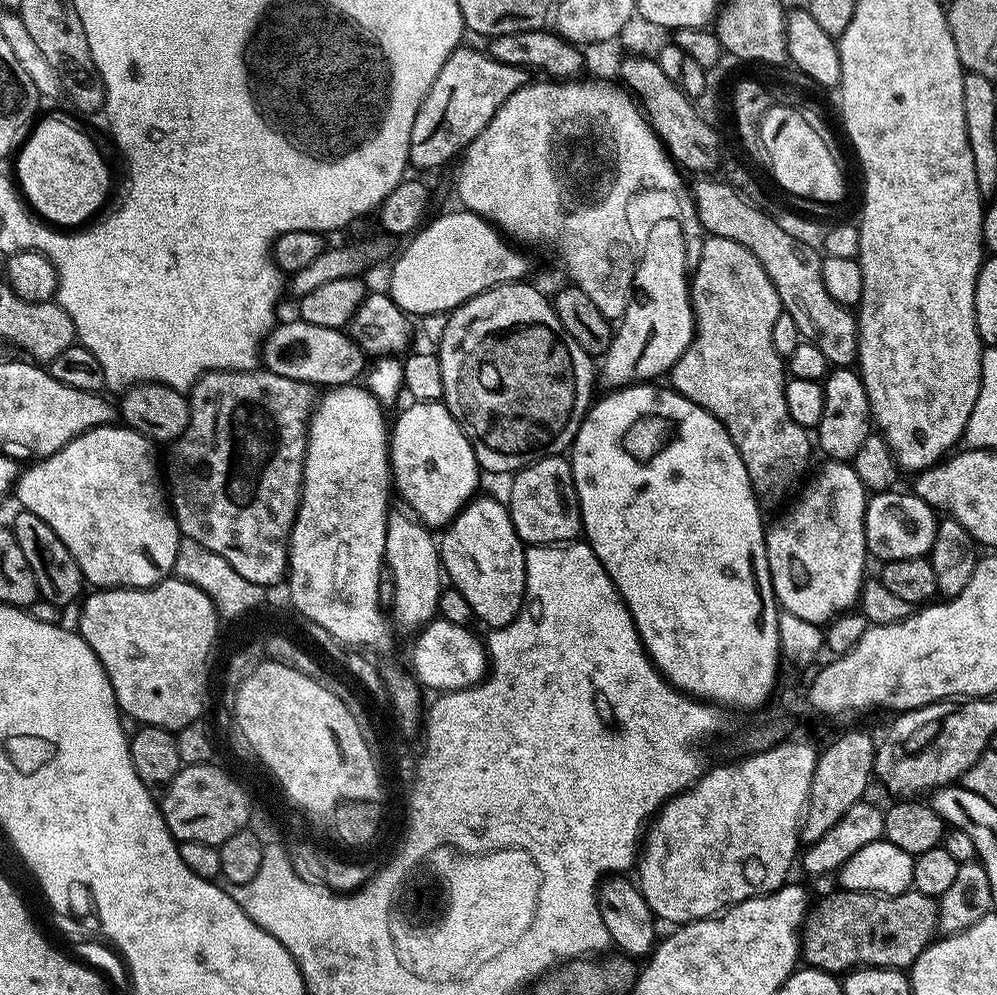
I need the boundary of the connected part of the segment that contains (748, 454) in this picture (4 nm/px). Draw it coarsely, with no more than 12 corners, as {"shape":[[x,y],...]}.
{"shape":[[708,236],[670,387],[724,427],[761,506],[805,479],[778,290]]}

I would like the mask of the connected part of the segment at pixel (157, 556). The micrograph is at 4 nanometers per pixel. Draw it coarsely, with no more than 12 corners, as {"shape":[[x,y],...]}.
{"shape":[[92,428],[14,500],[89,585],[151,588],[181,542],[157,445]]}

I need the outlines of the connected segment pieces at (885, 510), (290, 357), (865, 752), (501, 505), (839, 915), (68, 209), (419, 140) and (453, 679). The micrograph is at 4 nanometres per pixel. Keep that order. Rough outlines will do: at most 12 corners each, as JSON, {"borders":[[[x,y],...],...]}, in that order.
{"borders":[[[913,492],[873,493],[864,515],[881,563],[929,555],[939,517]],[[281,321],[267,371],[318,388],[353,384],[364,352],[343,329]],[[844,732],[816,758],[798,833],[818,842],[865,799],[877,741]],[[477,495],[443,529],[443,575],[473,617],[524,607],[526,545]],[[836,890],[809,907],[800,950],[833,974],[908,970],[938,904]],[[42,120],[15,157],[49,225],[83,225],[108,196],[82,129]],[[457,47],[436,70],[408,163],[455,161],[527,71]],[[437,618],[415,633],[410,671],[436,694],[488,675],[485,641]]]}

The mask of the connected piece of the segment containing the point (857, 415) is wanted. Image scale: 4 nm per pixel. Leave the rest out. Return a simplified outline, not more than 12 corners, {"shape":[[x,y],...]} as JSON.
{"shape":[[836,366],[824,385],[814,440],[828,460],[850,462],[873,435],[864,383]]}

